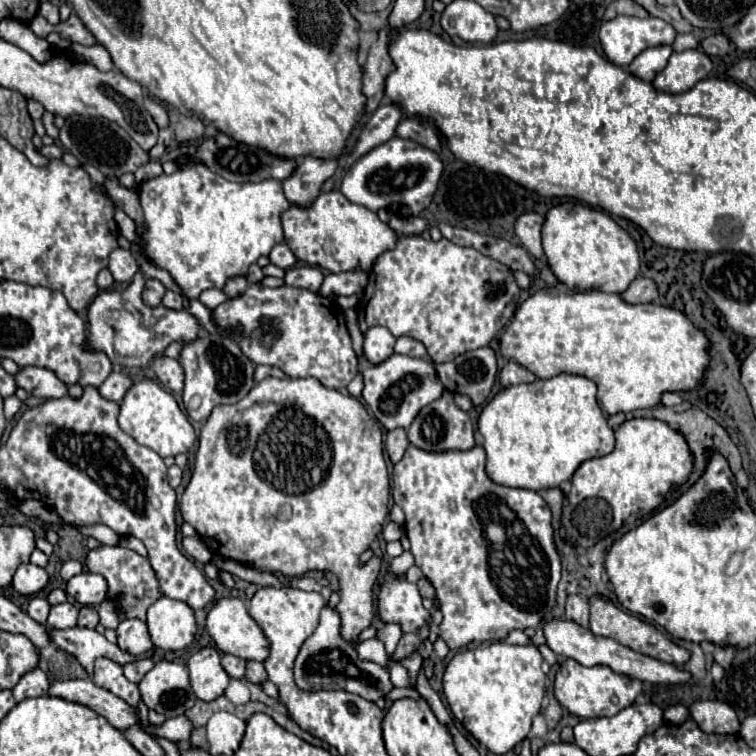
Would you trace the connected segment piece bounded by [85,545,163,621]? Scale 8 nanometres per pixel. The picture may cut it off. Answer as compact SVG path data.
M99 545L97 549L91 549L85 561L85 567L91 573L99 573L107 581L107 601L117 605L117 611L121 613L121 619L125 617L137 617L145 621L145 613L151 603L155 603L163 593L159 589L157 575L149 563L147 557L141 557L133 549L121 547L121 545Z

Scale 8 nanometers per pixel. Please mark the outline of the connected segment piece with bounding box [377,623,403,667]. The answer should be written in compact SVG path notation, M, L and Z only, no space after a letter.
M387 623L387 625L379 631L379 635L377 635L377 637L381 637L383 643L385 643L387 657L389 657L389 667L395 663L393 653L395 653L395 647L397 647L397 643L399 643L399 639L401 639L402 635L401 625L397 625L397 623Z

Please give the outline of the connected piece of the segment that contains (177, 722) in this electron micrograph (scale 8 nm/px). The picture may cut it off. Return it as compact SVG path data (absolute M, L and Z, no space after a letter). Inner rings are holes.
M179 715L177 719L165 719L161 725L145 725L143 727L145 733L153 735L153 737L163 737L163 739L169 739L171 743L181 743L181 741L189 741L191 737L191 731L193 731L193 723L185 717L185 715Z

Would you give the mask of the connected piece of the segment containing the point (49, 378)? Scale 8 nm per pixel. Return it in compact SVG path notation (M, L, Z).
M23 367L15 375L15 381L19 387L23 387L29 395L35 397L51 399L67 395L67 385L51 369L45 367Z

